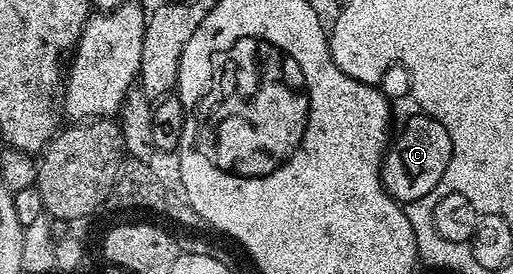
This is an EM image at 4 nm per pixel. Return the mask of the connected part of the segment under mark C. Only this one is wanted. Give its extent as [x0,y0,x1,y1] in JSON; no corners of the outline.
[381,114,453,205]

